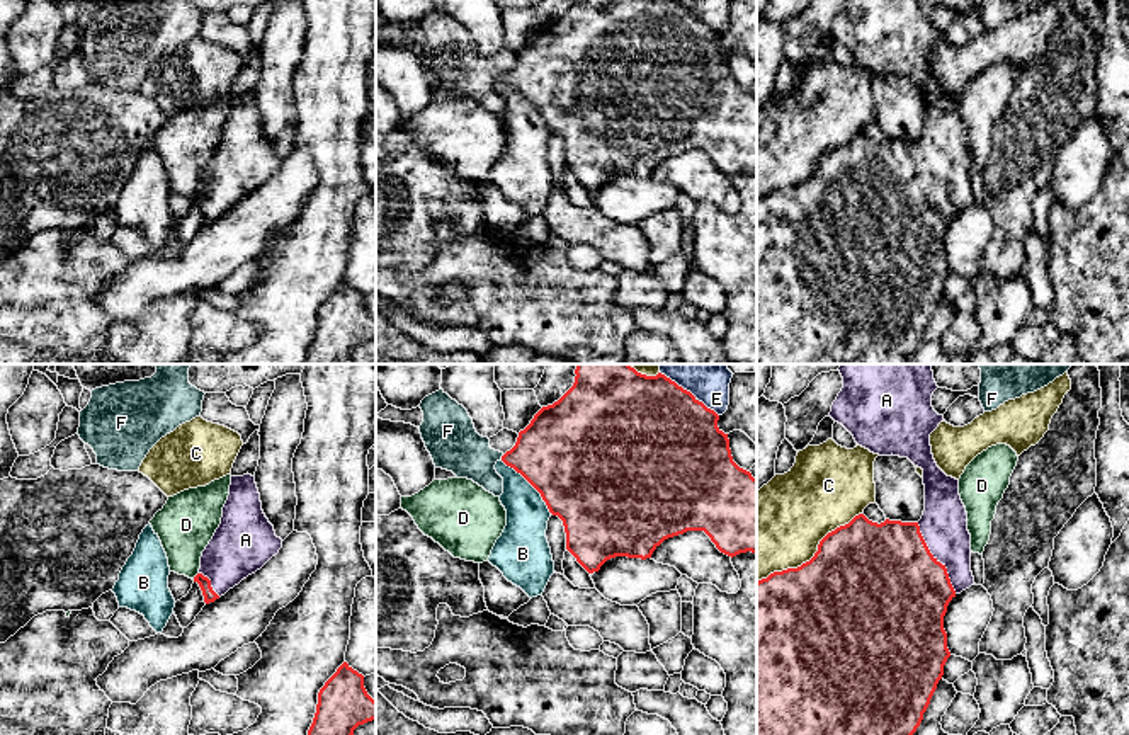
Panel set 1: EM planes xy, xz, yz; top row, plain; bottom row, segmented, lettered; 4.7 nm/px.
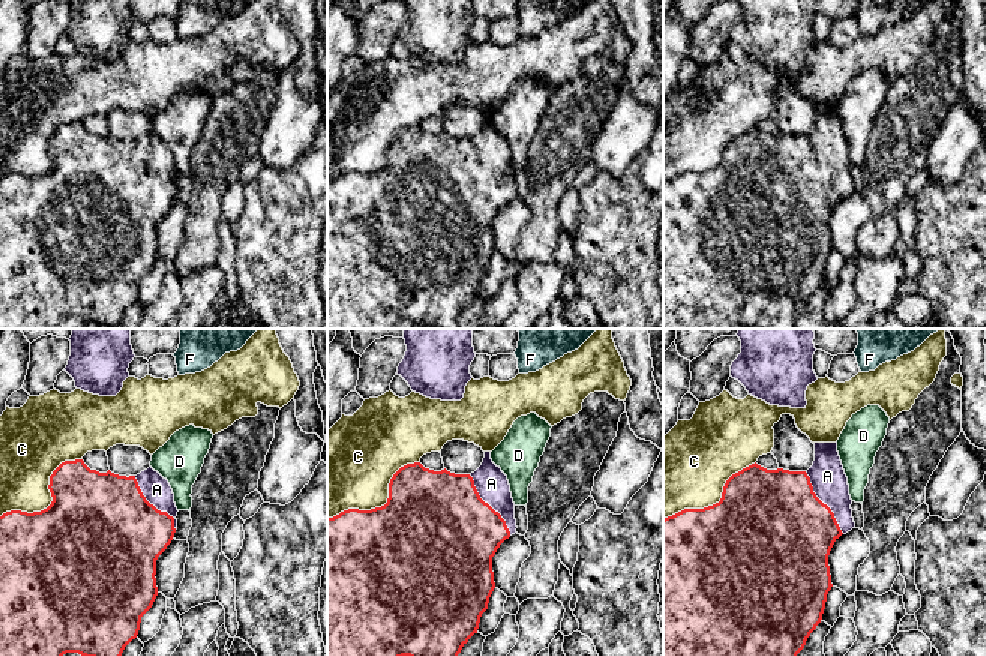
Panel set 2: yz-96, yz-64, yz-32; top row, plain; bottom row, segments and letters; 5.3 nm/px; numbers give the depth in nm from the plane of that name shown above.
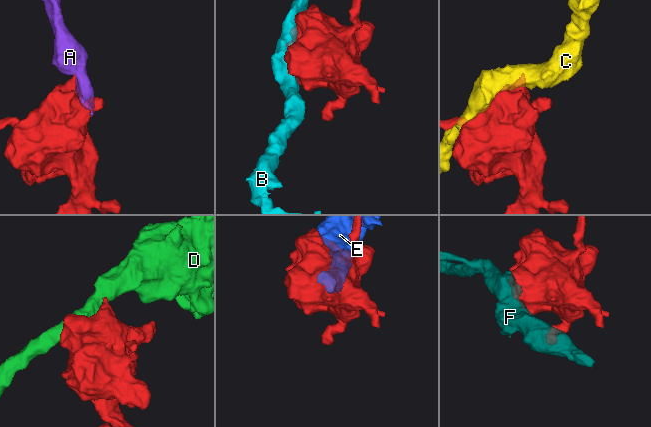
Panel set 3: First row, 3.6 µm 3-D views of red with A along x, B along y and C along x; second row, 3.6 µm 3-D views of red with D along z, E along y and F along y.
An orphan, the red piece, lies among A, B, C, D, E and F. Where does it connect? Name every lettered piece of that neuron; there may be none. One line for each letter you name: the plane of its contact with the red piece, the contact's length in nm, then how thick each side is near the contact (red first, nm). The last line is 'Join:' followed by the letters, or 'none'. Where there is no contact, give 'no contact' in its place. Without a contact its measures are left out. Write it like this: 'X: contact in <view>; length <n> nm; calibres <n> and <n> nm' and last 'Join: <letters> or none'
A: contact in yz; length 380 nm; calibres 500 and 220 nm
Join: A

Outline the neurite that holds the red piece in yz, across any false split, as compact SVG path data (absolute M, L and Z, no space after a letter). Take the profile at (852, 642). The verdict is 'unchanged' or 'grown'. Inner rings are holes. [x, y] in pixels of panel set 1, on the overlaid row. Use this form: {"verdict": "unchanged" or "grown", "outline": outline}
{"verdict": "grown", "outline": "M932 364L838 366L843 388L830 417L871 453L908 458L922 468L925 510L918 522L886 519L877 524L859 514L828 533L809 561L757 582L757 735L913 735L950 657L944 630L947 606L974 585L959 480L937 466L930 446L930 434L944 422L932 407L939 388Z"}

